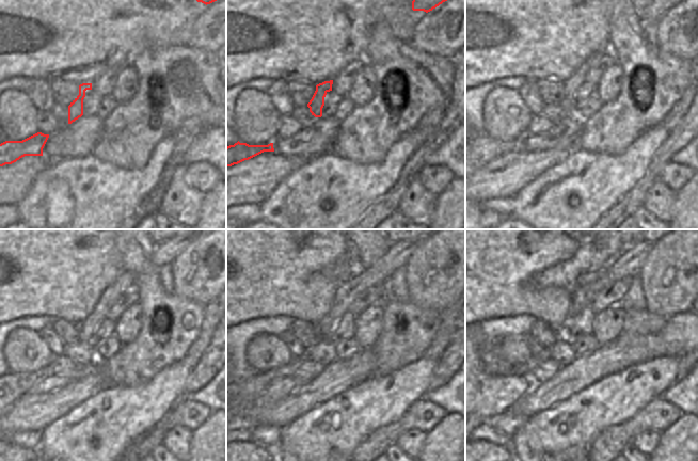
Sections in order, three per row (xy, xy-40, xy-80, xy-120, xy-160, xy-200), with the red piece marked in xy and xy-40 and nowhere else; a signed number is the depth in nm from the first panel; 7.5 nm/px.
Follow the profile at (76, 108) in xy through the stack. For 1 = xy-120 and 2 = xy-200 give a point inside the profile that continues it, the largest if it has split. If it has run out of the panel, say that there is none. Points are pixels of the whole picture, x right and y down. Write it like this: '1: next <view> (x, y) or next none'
1: next xy-120 (125, 282)
2: next xy-200 (625, 265)

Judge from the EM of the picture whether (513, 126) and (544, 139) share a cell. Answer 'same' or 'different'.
different

